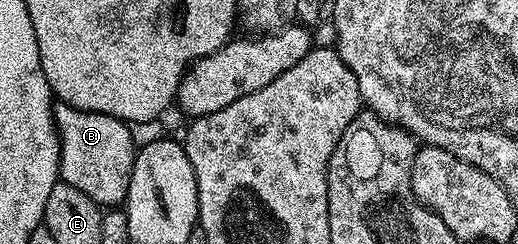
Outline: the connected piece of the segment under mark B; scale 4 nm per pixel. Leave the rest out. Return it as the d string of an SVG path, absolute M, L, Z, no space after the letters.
M56 103L55 131L59 134L59 179L77 186L101 206L119 206L126 201L129 178L133 174L137 143L131 137L132 125L109 114L77 110Z

